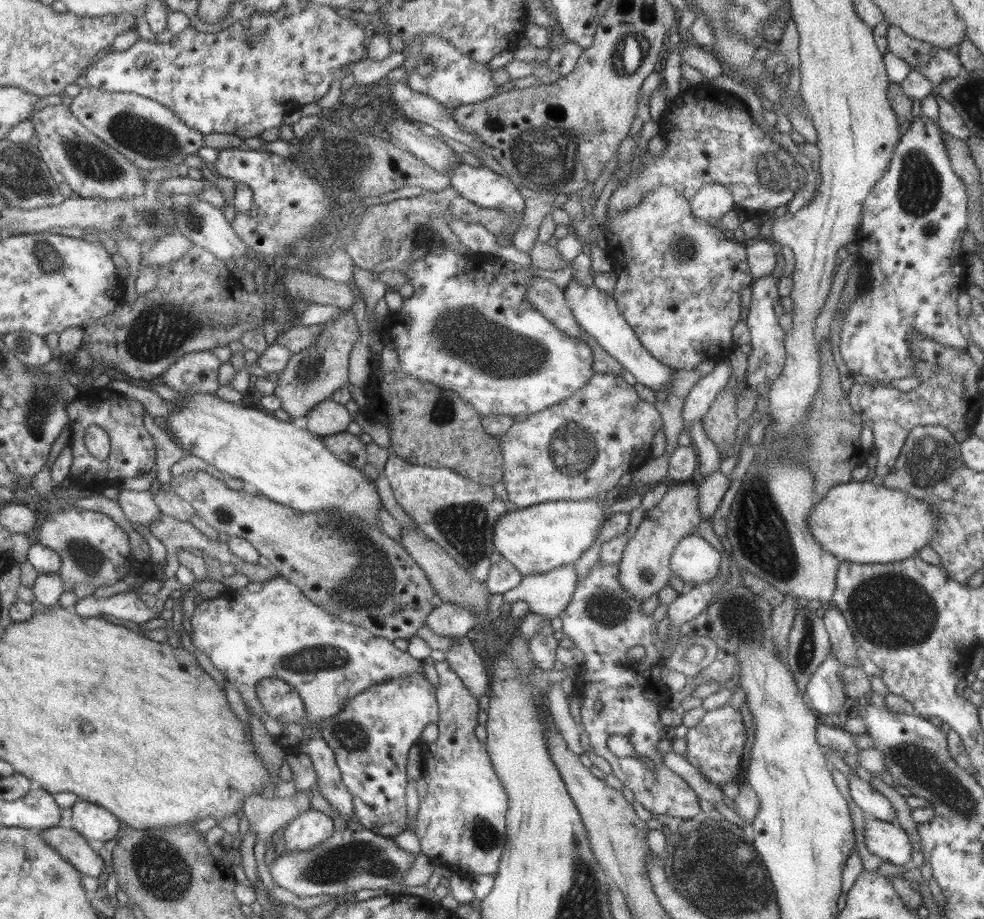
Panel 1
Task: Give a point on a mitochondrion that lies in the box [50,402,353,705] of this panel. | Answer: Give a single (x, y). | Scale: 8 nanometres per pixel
(86, 555)

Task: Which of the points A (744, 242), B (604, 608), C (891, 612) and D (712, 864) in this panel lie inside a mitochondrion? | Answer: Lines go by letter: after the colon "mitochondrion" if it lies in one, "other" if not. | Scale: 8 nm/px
A: other
B: mitochondrion
C: mitochondrion
D: mitochondrion

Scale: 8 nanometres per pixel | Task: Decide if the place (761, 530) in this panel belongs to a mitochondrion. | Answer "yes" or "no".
yes

